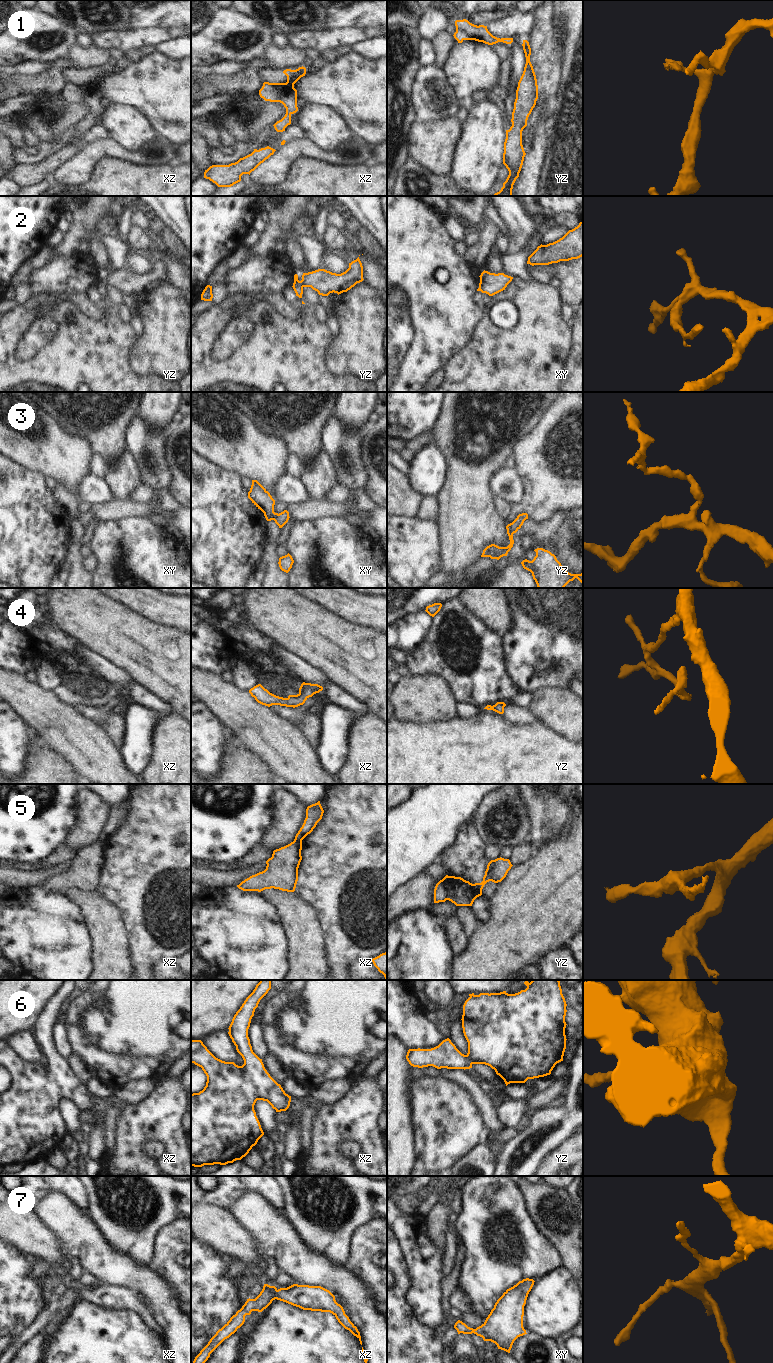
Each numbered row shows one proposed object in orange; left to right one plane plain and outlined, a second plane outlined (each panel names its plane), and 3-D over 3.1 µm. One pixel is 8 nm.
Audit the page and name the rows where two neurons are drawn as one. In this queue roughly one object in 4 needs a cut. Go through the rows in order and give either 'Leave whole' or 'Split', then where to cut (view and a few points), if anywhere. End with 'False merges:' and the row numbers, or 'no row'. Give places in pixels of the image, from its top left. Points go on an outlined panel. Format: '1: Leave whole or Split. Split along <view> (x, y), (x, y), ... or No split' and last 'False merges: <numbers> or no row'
1: Leave whole. No split
2: Leave whole. No split
3: Leave whole. No split
4: Leave whole. No split
5: Split. Split along yz (440, 880), (445, 888), (448, 899)
6: Leave whole. No split
7: Leave whole. No split
False merges: 5.

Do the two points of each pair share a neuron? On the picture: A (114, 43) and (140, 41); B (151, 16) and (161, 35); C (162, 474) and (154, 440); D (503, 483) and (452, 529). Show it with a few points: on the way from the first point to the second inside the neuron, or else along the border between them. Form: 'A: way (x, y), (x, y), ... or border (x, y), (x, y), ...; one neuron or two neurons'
A: way (120, 41), (134, 41); one neuron
B: border (180, 25), (174, 28), (134, 29); two neurons
C: way (157, 466), (154, 462), (154, 448); one neuron
D: border (501, 469), (490, 479), (490, 488), (494, 494); two neurons

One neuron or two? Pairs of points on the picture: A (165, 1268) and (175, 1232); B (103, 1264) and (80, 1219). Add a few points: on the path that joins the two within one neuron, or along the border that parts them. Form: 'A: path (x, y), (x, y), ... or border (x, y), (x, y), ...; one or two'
A: path (165, 1259), (165, 1249), (170, 1241); one
B: path (93, 1253), (80, 1239), (80, 1230); one

